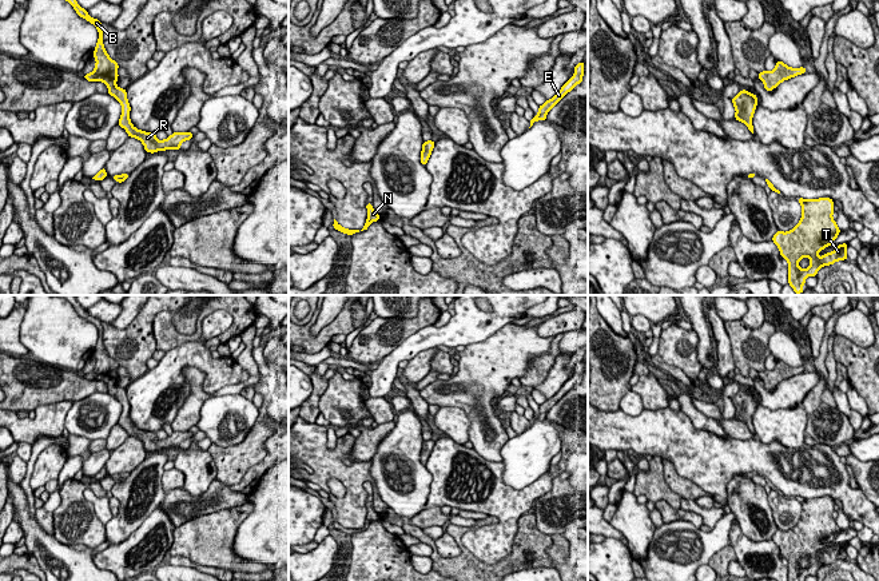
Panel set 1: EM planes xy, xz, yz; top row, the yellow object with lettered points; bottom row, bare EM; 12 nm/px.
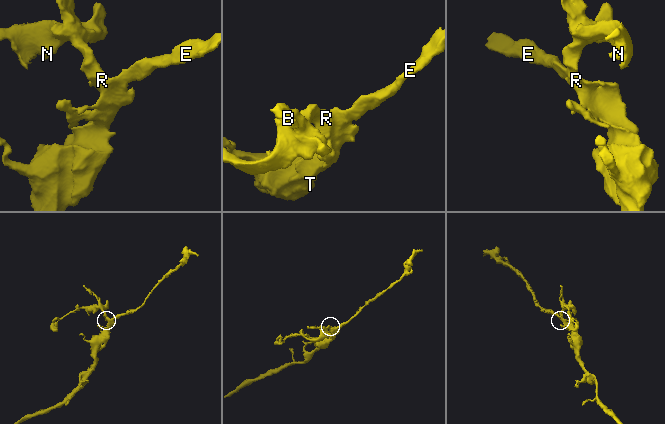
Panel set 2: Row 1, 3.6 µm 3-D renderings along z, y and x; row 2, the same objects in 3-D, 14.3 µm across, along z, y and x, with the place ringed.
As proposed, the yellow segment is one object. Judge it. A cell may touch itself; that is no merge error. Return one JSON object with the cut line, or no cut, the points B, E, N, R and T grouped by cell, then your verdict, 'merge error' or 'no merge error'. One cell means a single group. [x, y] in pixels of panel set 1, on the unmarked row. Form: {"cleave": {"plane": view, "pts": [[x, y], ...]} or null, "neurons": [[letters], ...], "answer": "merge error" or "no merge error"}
{"cleave": null, "neurons": [["B", "E", "N", "R", "T"]], "answer": "no merge error"}

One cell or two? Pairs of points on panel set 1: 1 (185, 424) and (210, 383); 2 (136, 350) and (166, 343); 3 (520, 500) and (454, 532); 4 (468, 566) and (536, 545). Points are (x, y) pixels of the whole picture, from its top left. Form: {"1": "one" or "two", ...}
{"1": "two", "2": "two", "3": "two", "4": "one"}

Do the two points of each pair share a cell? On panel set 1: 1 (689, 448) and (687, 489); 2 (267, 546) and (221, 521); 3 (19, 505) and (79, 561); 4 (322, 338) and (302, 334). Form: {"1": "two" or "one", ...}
{"1": "two", "2": "two", "3": "one", "4": "one"}

